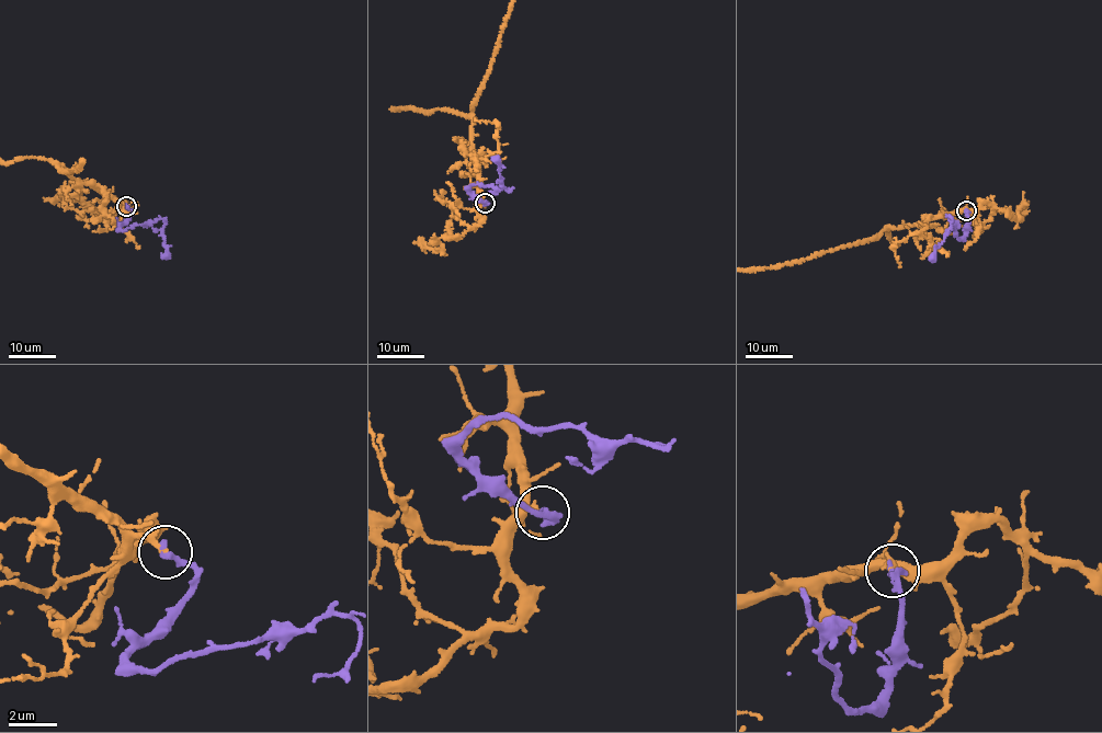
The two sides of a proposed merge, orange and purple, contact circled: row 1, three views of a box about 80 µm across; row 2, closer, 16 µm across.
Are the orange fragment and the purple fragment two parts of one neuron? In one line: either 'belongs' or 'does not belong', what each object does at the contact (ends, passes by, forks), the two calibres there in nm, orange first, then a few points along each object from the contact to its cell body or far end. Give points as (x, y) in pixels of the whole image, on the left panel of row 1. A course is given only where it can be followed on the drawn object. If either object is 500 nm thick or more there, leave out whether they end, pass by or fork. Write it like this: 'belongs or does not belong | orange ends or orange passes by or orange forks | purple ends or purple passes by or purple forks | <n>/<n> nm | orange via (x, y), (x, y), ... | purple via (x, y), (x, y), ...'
belongs | orange ends | purple ends | 240/300 nm | purple via (126, 206), (133, 212), (118, 227), (123, 229), (163, 220), (161, 233), (167, 256)

